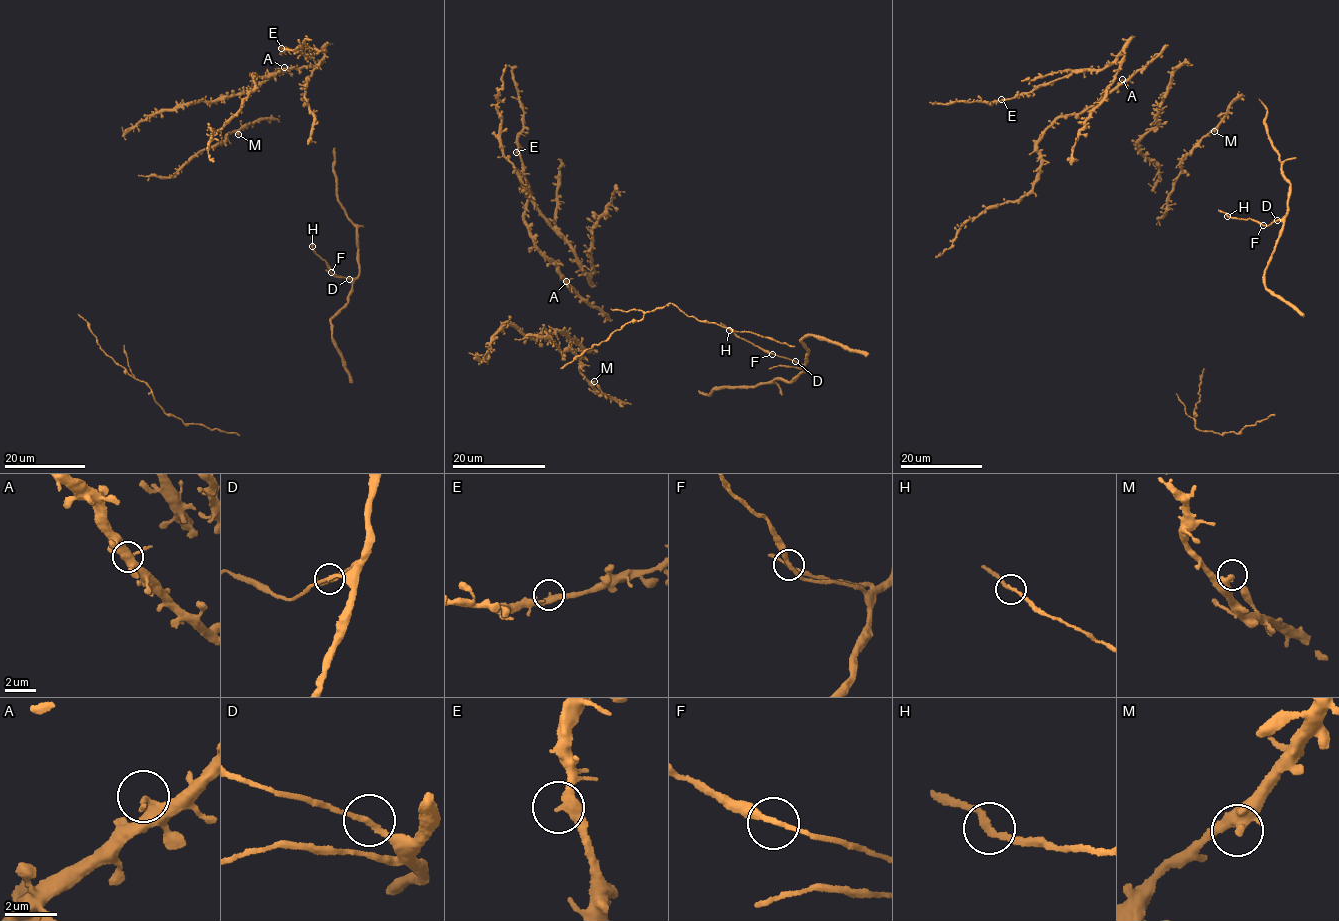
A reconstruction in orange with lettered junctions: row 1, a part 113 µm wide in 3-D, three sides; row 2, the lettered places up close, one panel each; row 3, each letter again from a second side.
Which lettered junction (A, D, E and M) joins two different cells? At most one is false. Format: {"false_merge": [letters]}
{"false_merge": []}

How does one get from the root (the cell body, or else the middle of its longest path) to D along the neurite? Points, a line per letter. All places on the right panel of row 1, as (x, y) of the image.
D: (1259, 99), (1267, 110), (1267, 135), (1278, 155), (1282, 174), (1289, 184), (1287, 210), (1277, 221)

